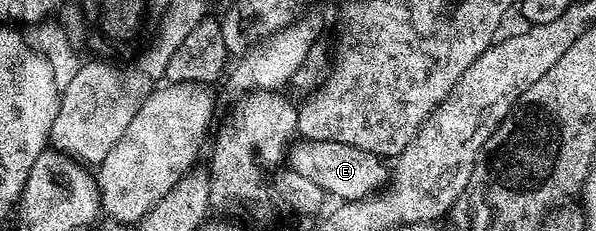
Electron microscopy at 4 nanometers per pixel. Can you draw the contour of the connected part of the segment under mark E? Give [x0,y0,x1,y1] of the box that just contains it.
[287,138,390,202]

